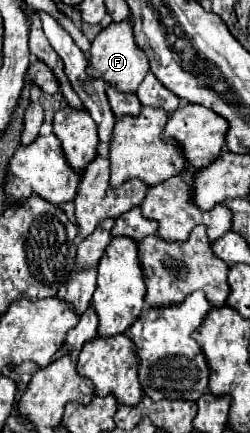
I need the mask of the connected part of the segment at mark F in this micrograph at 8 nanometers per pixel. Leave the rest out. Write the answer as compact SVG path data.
M120 21L120 23L110 23L104 31L98 33L98 37L92 41L92 49L90 49L90 59L88 59L88 69L86 73L92 79L102 79L108 85L116 87L122 93L136 93L140 81L146 77L146 73L150 71L148 65L148 57L144 55L144 51L140 51L134 43L134 33L132 33L132 25L130 21Z

